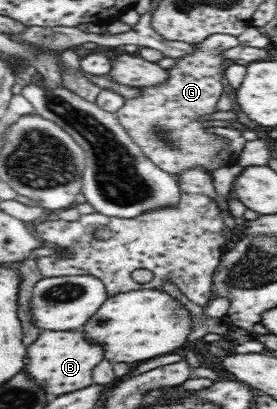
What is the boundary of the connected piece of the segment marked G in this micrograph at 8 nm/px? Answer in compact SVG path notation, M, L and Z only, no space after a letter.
M221 33L211 35L208 39L205 39L205 42L198 43L198 47L200 47L200 48L197 51L194 51L191 55L186 55L185 57L180 57L178 59L178 64L175 67L172 67L170 70L168 70L169 79L162 86L142 88L142 94L140 96L137 96L136 98L133 98L133 99L124 100L123 107L121 107L121 109L118 109L116 111L115 114L117 116L117 119L120 121L120 124L127 130L127 133L130 135L130 137L133 138L133 141L143 150L143 153L151 161L153 161L153 164L155 164L155 165L157 165L157 167L161 168L161 170L163 170L163 172L168 172L169 174L171 174L171 176L176 178L180 172L183 172L186 168L191 168L193 166L201 166L201 168L203 168L203 170L207 170L207 172L212 173L213 171L215 171L215 169L219 169L220 167L223 167L224 165L232 164L232 162L237 162L237 161L231 161L231 163L223 163L223 161L225 161L225 159L227 159L227 156L225 156L225 147L227 147L227 140L225 140L225 138L223 138L223 136L213 136L213 134L209 134L210 128L209 128L209 125L207 125L207 123L209 123L209 121L196 121L195 119L201 119L201 117L203 117L203 115L207 115L207 113L215 112L215 107L217 105L217 102L219 101L220 97L223 95L223 92L224 92L224 82L223 82L224 74L223 73L224 73L225 67L223 67L223 65L225 65L225 60L223 60L223 58L221 58L221 53L223 53L223 51L225 51L225 49L229 49L229 47L237 47L239 44L240 44L240 41L238 40L238 37L235 37L235 35L225 35L225 34L221 35Z

